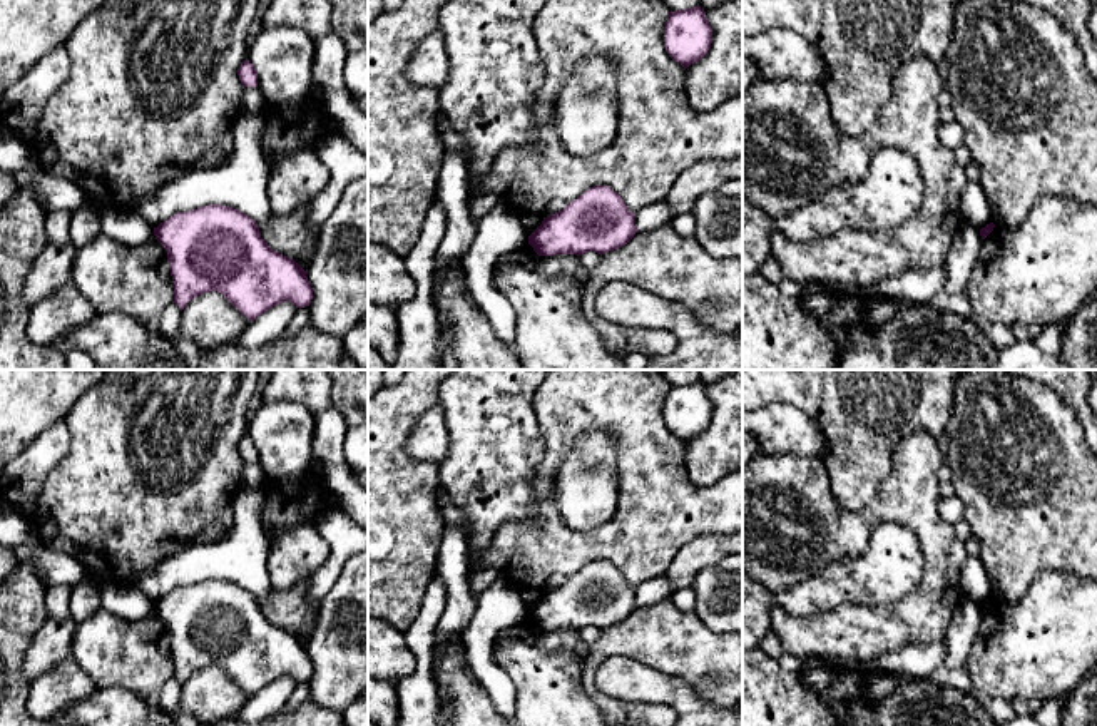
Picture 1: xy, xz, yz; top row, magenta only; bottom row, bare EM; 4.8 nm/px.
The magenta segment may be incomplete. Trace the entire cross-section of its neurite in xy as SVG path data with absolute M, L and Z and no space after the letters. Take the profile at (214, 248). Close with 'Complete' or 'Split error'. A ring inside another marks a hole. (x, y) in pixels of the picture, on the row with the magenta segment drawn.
M209 204L176 212L154 228L154 236L167 253L174 303L181 311L192 298L209 291L221 293L249 323L283 301L296 308L311 304L313 288L306 271L271 249L261 238L258 222L239 209Z. Complete

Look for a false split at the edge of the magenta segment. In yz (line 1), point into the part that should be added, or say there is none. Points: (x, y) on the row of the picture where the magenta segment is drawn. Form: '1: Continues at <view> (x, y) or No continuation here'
1: No continuation here

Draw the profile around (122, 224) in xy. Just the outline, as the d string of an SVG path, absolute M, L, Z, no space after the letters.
M110 207L100 212L100 234L125 246L139 246L154 238L154 228L134 209Z

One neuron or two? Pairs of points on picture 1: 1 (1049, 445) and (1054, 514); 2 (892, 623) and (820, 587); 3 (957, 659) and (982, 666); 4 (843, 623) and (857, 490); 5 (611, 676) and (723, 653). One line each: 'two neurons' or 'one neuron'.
1: one neuron
2: two neurons
3: two neurons
4: two neurons
5: two neurons

